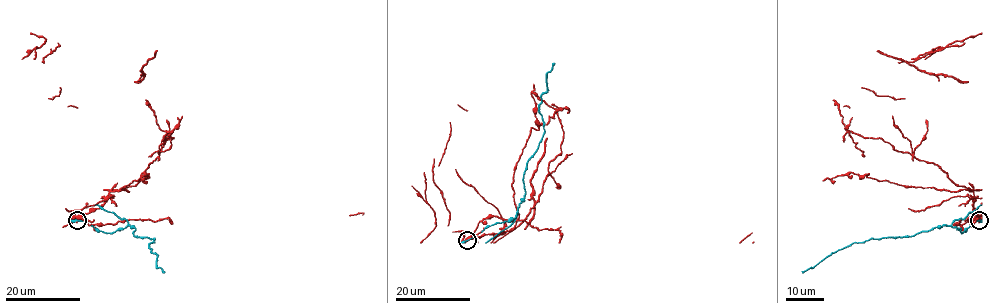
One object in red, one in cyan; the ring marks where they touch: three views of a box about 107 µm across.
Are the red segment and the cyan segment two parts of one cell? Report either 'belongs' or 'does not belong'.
does not belong

